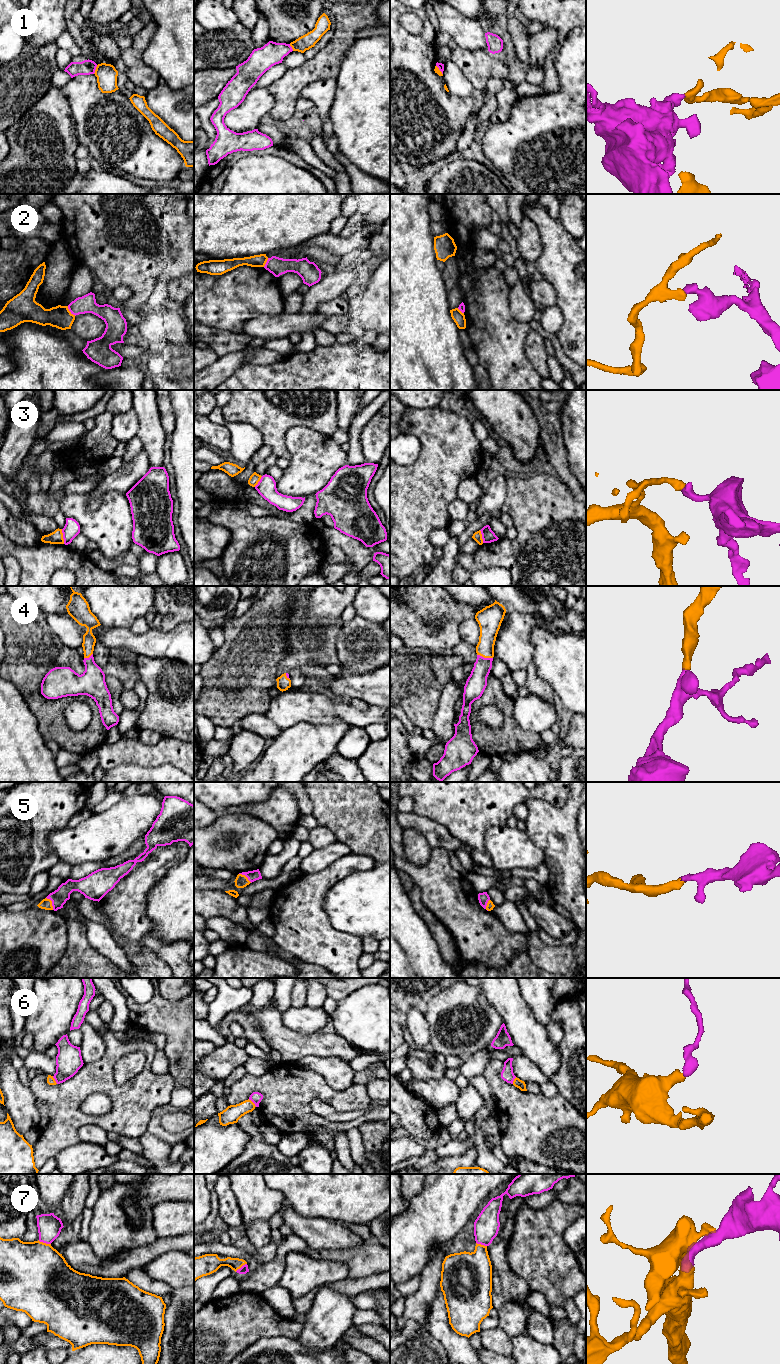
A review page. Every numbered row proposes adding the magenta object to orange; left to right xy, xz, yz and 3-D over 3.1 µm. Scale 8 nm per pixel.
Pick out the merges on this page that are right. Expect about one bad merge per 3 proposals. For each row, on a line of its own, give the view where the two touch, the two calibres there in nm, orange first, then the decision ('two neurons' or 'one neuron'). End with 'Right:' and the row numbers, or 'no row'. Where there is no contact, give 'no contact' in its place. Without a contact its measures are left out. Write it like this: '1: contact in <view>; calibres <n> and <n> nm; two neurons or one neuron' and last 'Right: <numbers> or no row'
1: contact in xy; calibres 170 and 120 nm; two neurons
2: contact in xy; calibres 180 and 140 nm; two neurons
3: contact in xy; calibres 110 and 130 nm; two neurons
4: contact in yz; calibres 160 and 160 nm; one neuron
5: contact in xy; calibres 90 and 130 nm; one neuron
6: contact in xz; calibres 140 and 90 nm; two neurons
7: contact in xy; calibres 500 and 190 nm; one neuron
Right: 4, 5, 7

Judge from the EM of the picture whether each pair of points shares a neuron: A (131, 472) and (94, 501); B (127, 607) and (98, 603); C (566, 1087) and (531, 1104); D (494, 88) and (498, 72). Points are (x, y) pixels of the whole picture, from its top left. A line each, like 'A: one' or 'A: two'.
A: one
B: one
C: two
D: two

